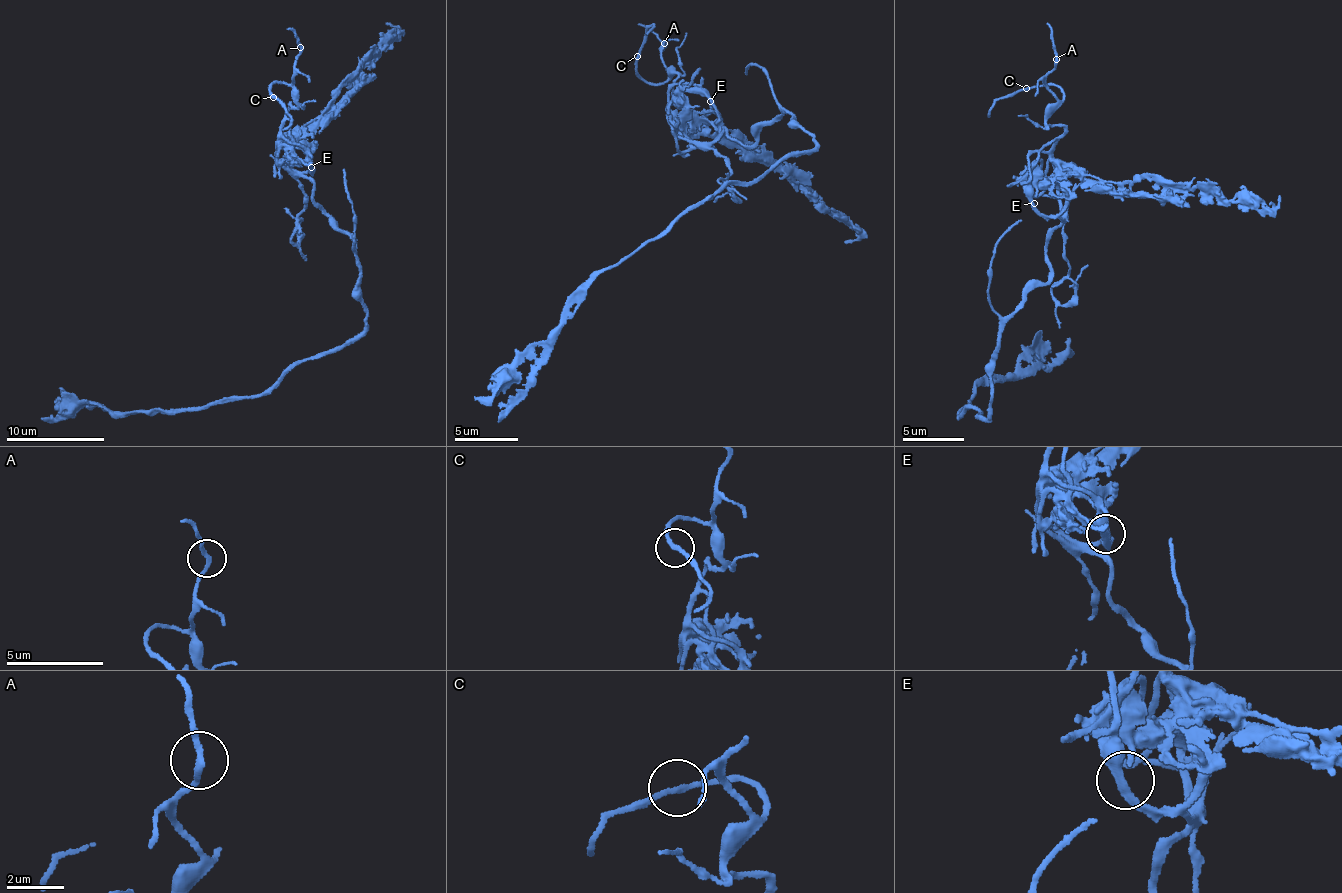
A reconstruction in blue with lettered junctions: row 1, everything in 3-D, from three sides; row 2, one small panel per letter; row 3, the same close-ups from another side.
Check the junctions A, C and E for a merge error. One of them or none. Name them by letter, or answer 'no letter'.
no letter

